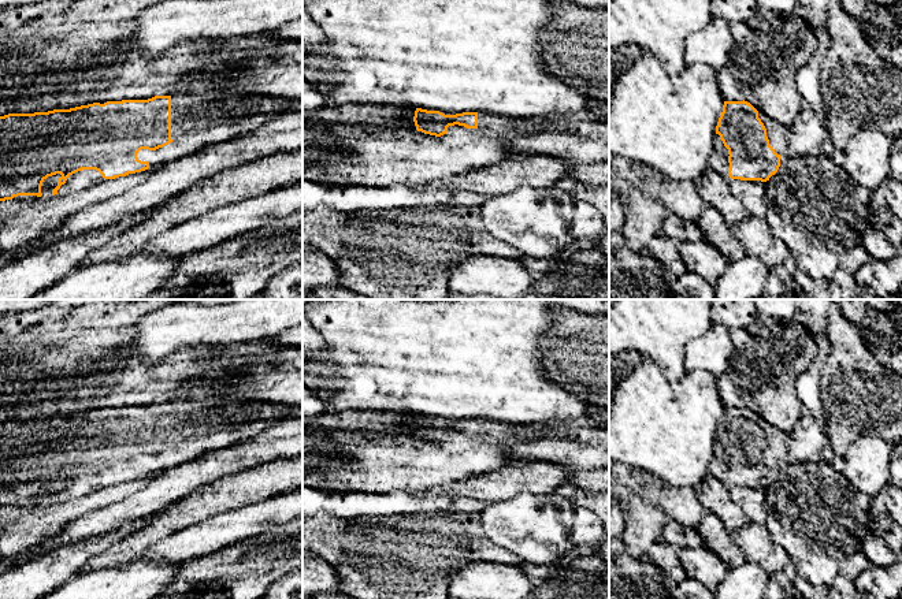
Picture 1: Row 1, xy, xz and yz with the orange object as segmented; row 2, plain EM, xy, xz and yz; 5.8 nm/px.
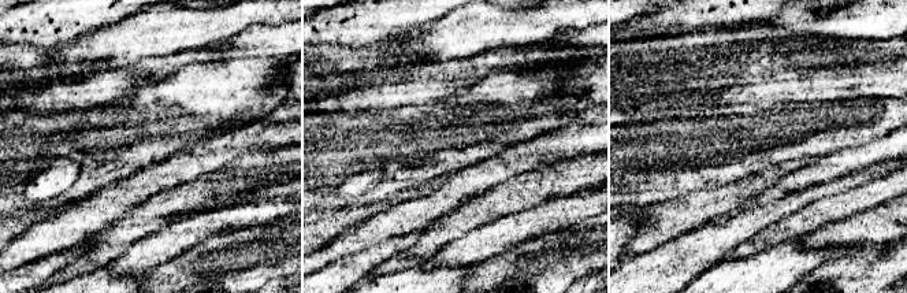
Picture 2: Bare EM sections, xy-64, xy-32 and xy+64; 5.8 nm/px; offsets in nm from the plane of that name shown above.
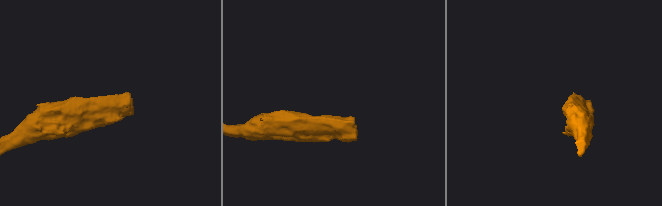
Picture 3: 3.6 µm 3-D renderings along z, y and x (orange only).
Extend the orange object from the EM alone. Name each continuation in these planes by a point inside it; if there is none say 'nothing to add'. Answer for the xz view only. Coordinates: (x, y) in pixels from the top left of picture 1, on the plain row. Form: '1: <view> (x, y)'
1: xz (572, 445)

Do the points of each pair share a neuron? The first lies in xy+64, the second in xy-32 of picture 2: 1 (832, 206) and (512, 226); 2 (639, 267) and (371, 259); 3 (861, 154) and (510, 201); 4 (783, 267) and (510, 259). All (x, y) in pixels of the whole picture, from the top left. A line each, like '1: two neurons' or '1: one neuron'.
1: two neurons
2: one neuron
3: two neurons
4: two neurons

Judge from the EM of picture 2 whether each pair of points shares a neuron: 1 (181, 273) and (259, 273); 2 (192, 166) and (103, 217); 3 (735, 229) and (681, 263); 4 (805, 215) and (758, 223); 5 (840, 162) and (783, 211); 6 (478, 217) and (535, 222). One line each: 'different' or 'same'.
1: same
2: same
3: same
4: different
5: different
6: different

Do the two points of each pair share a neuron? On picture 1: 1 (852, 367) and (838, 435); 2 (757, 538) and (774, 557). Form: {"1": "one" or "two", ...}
{"1": "one", "2": "one"}

